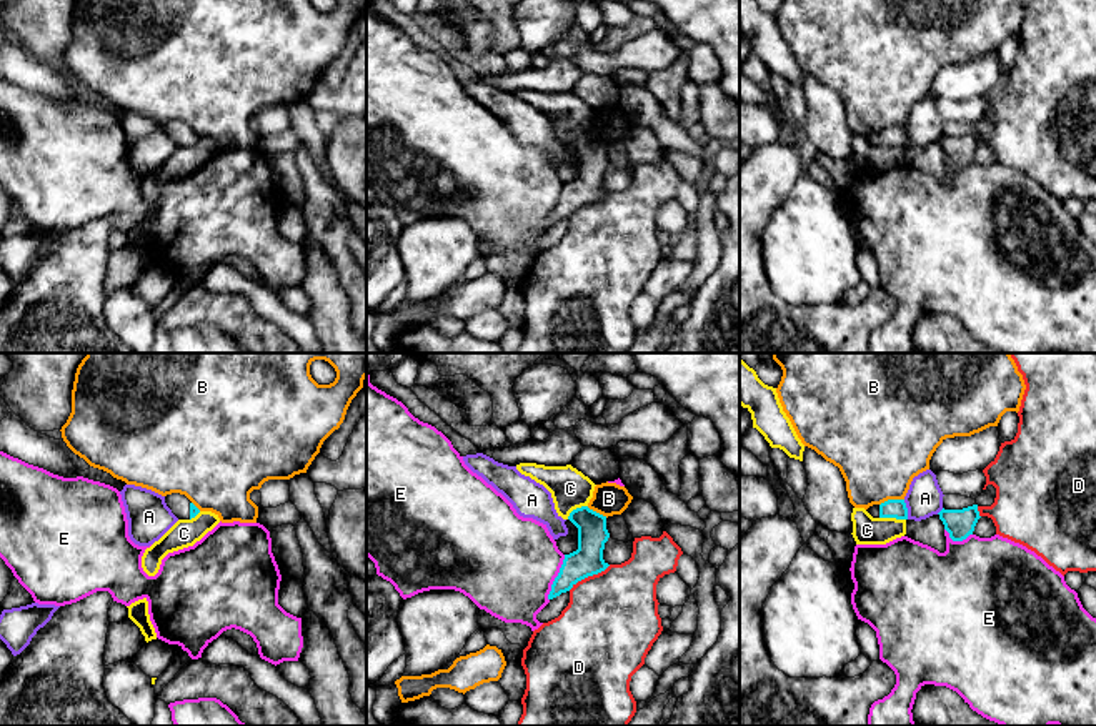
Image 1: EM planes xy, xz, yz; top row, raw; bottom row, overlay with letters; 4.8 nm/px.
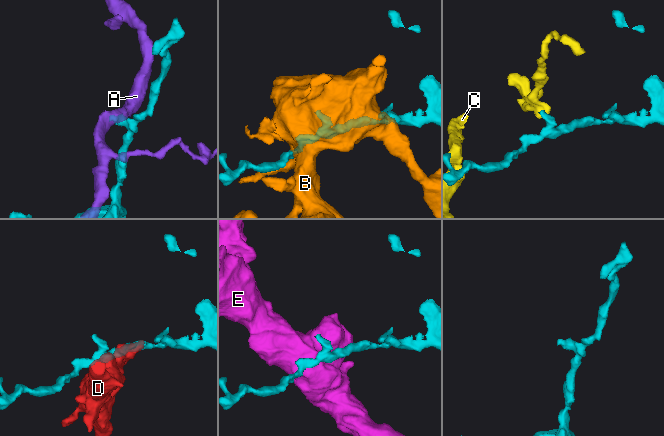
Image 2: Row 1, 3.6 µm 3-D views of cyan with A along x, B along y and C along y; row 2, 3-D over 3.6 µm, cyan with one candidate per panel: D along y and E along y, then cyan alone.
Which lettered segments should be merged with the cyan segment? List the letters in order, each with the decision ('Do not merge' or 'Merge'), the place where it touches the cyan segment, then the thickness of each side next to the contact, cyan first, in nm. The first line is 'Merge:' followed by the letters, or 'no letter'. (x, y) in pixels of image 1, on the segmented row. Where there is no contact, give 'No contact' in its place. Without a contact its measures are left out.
Merge: no letter
A: Do not merge. Touches cyan at yz (906, 510). Thickness 100 nm (cyan) against 180 nm
B: Do not merge. Touches cyan at yz (891, 500). Thickness 100 nm (cyan) against 420 nm
C: Do not merge. Touches cyan at yz (893, 517). Thickness 100 nm (cyan) against 140 nm
D: Do not merge. Touches cyan at xz (588, 575). Thickness 150 nm (cyan) against 460 nm
E: Do not merge. Touches cyan at xz (555, 578). Thickness 150 nm (cyan) against 480 nm

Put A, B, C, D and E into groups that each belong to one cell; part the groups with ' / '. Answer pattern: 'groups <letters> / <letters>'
groups A / B / C / D / E

